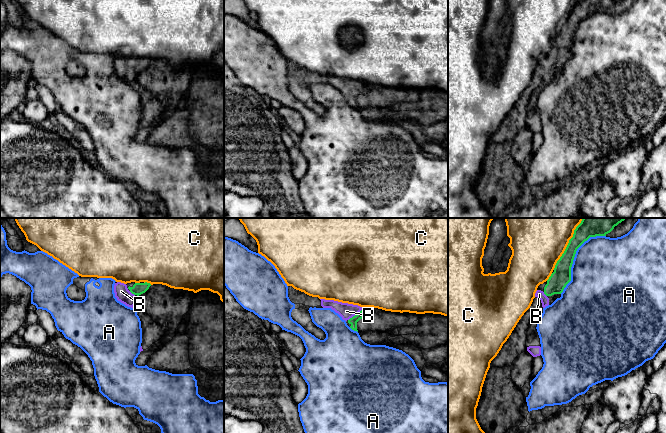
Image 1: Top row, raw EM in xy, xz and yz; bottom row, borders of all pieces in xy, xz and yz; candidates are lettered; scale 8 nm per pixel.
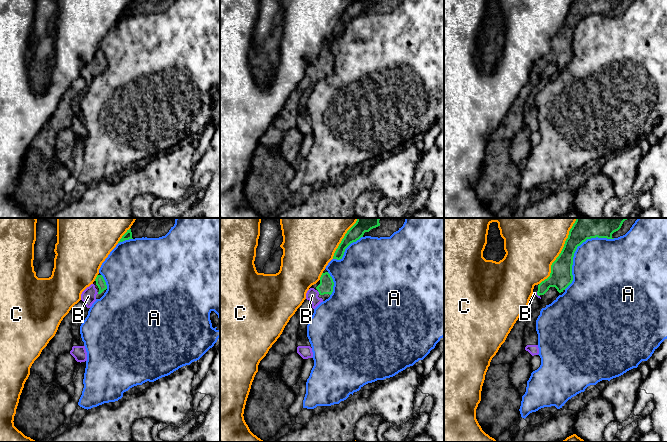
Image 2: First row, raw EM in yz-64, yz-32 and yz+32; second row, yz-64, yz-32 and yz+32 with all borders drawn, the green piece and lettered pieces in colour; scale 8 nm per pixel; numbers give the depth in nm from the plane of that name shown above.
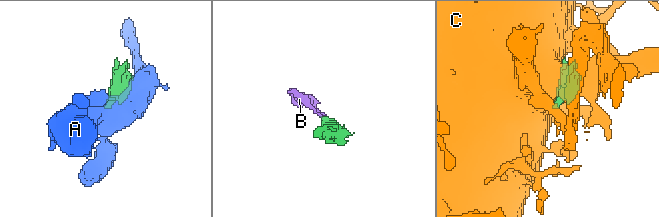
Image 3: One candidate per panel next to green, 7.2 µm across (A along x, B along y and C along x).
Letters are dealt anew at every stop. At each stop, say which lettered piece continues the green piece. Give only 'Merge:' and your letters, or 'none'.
Merge: B

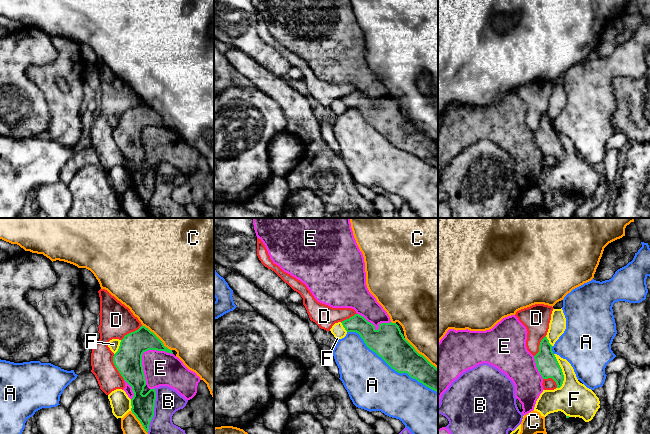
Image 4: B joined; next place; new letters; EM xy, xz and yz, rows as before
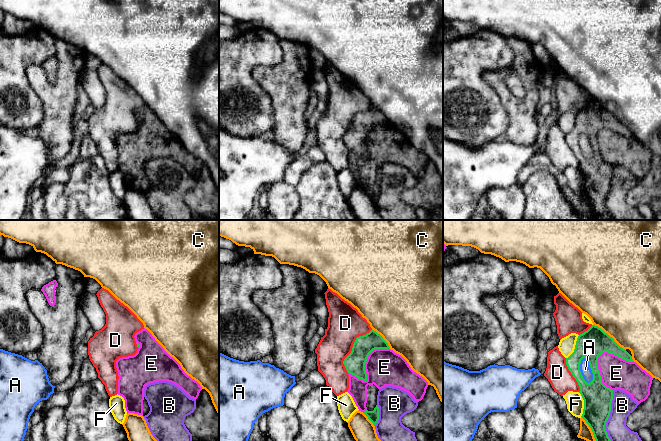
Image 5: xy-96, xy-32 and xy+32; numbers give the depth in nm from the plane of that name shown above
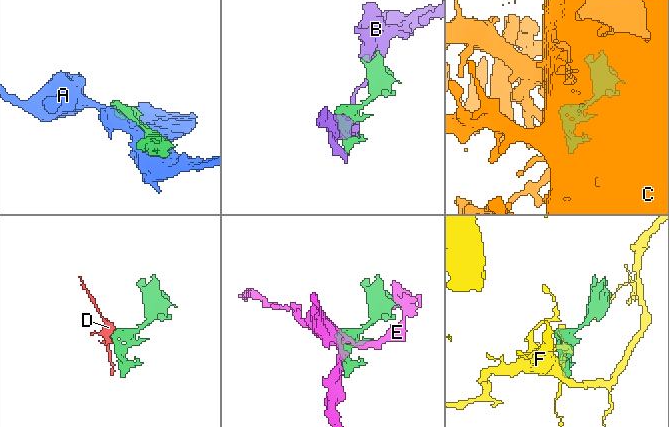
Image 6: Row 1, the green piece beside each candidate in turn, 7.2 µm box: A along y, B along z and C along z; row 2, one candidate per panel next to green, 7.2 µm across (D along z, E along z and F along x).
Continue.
Merge: none

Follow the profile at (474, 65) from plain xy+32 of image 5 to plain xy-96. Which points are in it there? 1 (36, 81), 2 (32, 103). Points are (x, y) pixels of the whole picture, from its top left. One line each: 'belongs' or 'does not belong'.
1: does not belong
2: belongs

